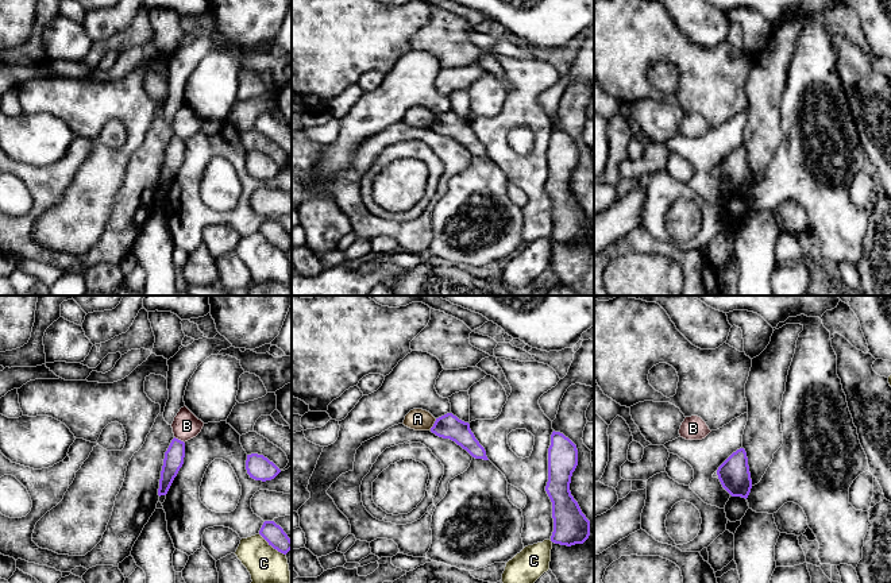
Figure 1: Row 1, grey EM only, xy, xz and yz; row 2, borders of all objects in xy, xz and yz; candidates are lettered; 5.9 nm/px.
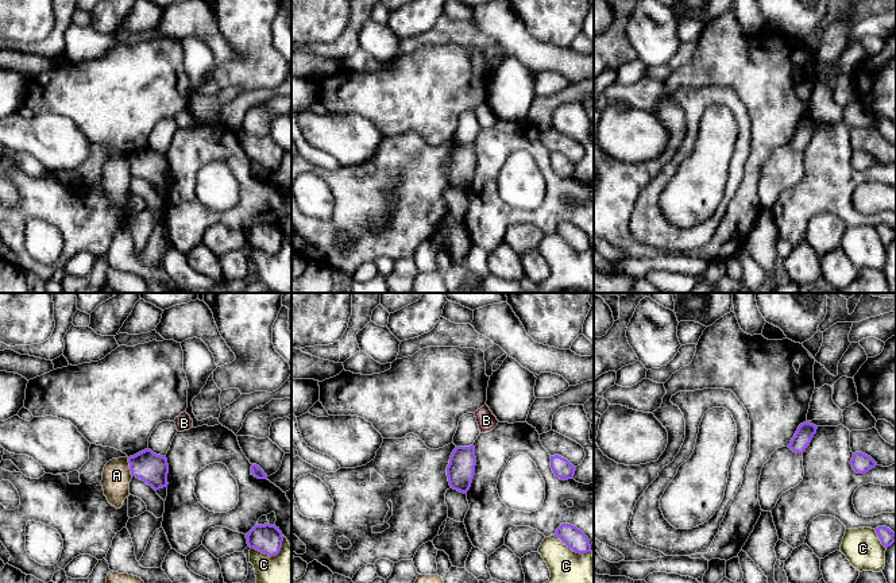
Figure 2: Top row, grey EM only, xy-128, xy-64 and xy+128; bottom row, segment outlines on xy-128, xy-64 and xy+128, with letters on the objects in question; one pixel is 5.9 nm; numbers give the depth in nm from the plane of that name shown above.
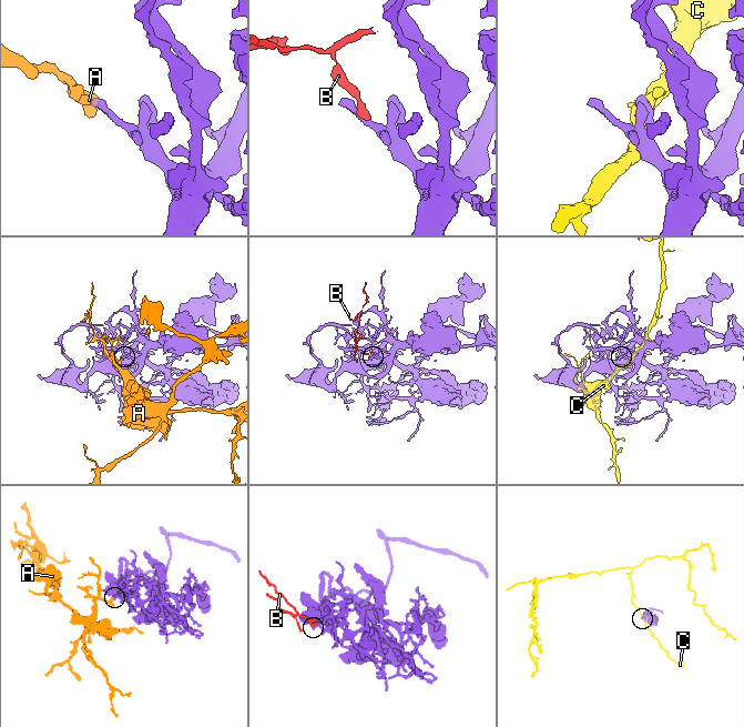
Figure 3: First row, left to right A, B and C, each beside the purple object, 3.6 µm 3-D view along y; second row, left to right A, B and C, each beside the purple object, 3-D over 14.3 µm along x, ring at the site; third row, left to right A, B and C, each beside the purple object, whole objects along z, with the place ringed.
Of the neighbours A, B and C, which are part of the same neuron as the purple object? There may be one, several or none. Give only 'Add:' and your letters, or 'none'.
Add: none

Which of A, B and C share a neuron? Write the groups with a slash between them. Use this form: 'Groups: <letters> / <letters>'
Groups: A / B / C

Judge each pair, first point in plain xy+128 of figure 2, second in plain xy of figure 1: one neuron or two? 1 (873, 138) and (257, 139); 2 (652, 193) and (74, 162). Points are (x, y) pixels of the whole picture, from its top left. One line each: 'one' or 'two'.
1: one
2: two

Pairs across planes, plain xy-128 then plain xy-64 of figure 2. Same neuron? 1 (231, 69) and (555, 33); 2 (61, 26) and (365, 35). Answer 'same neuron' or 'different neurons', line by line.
1: same neuron
2: different neurons

